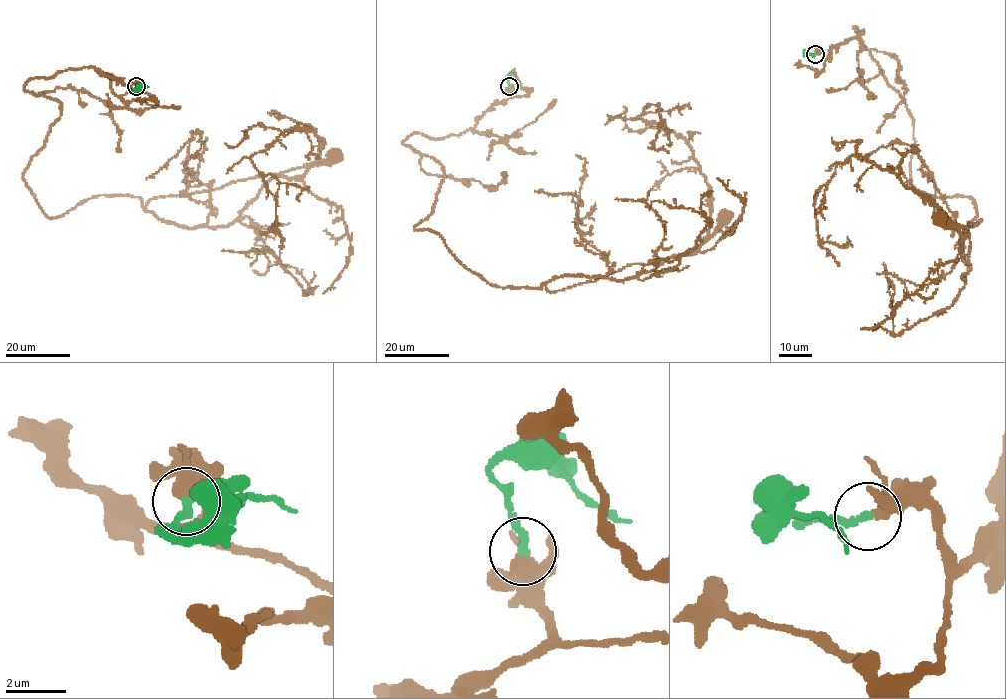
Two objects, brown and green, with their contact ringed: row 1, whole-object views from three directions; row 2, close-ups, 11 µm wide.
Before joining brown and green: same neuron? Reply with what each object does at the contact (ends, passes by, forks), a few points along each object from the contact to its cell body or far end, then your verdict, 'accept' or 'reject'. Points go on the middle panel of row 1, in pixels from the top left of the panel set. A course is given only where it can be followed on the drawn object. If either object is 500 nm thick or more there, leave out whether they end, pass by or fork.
brown passes by; green ends; course brown (509, 87), (475, 126), (403, 142), (444, 171), (415, 230), (489, 283), (595, 281), (681, 255), (726, 214); course green (509, 87), (507, 77), (521, 83); accept

